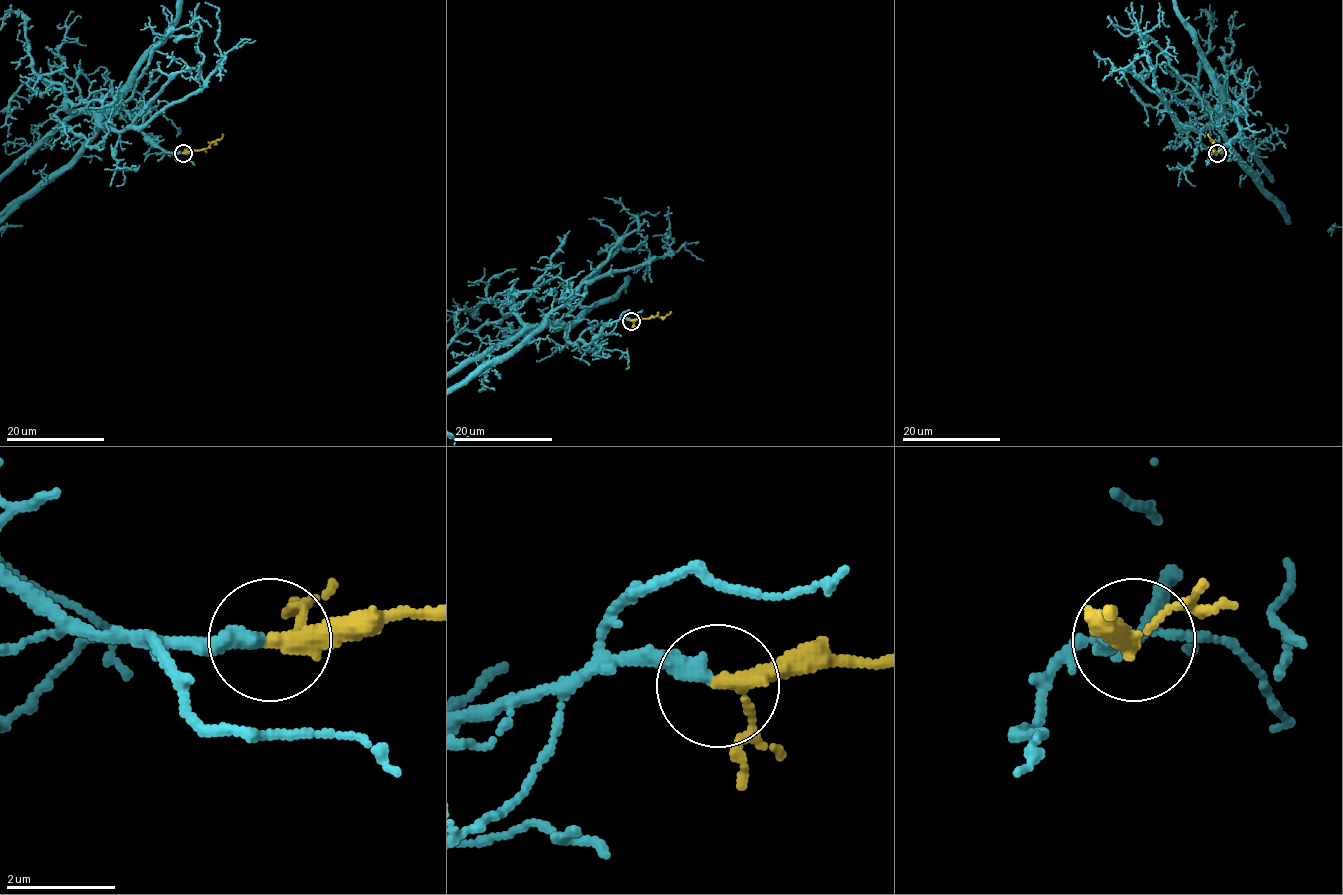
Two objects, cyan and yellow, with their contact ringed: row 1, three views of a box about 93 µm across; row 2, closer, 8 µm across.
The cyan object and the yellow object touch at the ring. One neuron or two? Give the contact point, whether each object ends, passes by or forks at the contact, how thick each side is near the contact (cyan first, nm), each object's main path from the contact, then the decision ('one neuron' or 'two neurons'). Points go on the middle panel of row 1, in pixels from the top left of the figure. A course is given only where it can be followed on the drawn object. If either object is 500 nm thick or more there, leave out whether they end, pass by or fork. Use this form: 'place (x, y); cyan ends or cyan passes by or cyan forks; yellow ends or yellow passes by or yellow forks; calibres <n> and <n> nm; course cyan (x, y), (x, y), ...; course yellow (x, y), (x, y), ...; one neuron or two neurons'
place (631, 321); cyan ends; yellow passes by; calibres 360 and 240 nm; course cyan (630, 320), (565, 333), (625, 285), (638, 241), (662, 244), (622, 275); course yellow (631, 320), (664, 317), (672, 312); one neuron

